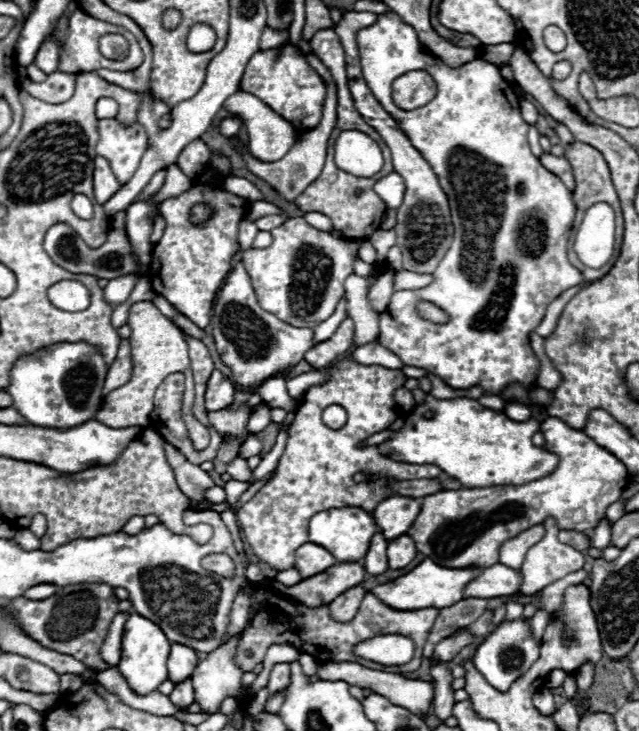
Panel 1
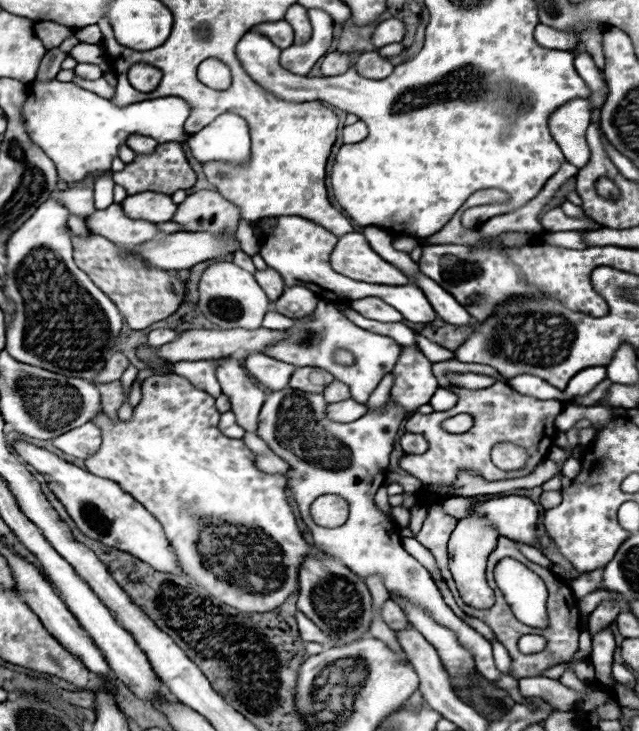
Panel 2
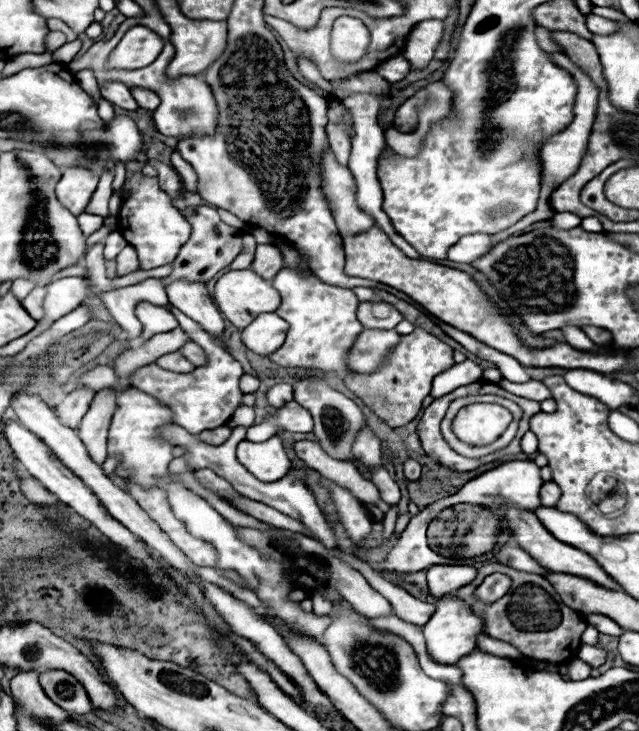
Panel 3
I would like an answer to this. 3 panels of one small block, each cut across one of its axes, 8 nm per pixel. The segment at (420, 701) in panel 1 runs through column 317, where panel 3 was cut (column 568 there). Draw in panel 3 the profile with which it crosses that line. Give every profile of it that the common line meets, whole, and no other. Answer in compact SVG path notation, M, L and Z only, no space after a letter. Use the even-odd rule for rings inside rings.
M576 658L576 660L572 660L572 664L570 664L568 676L570 676L572 680L582 680L582 678L590 678L590 672L592 672L592 666Z

